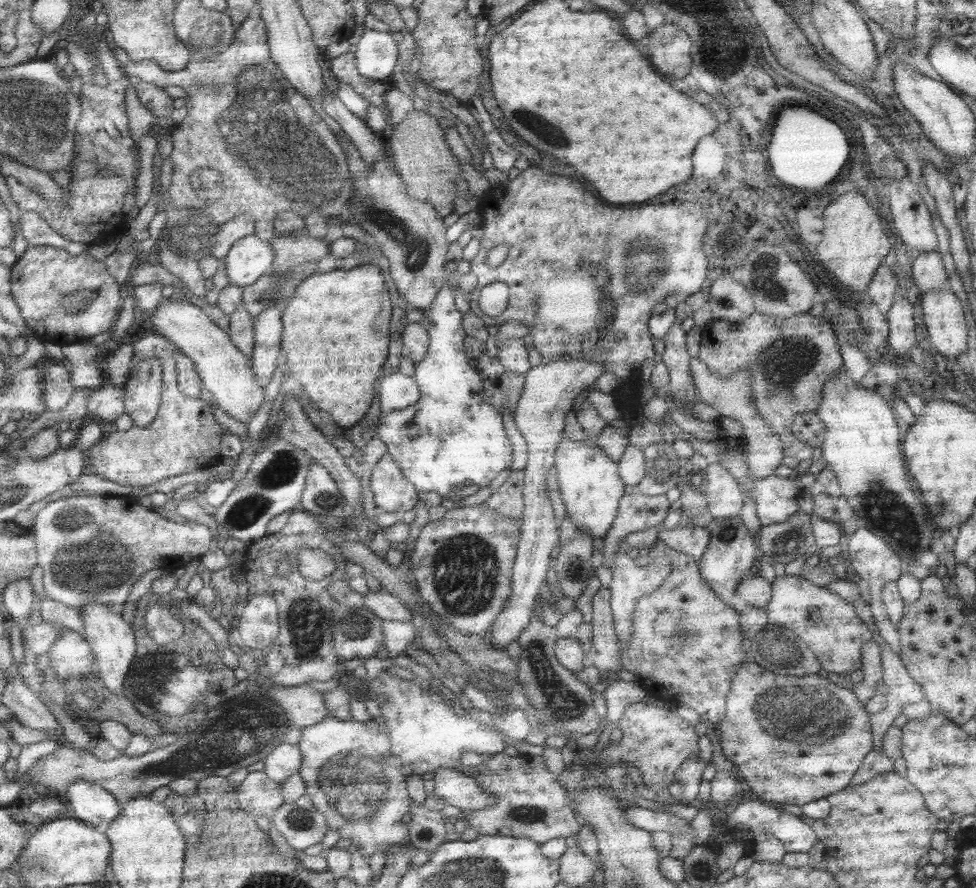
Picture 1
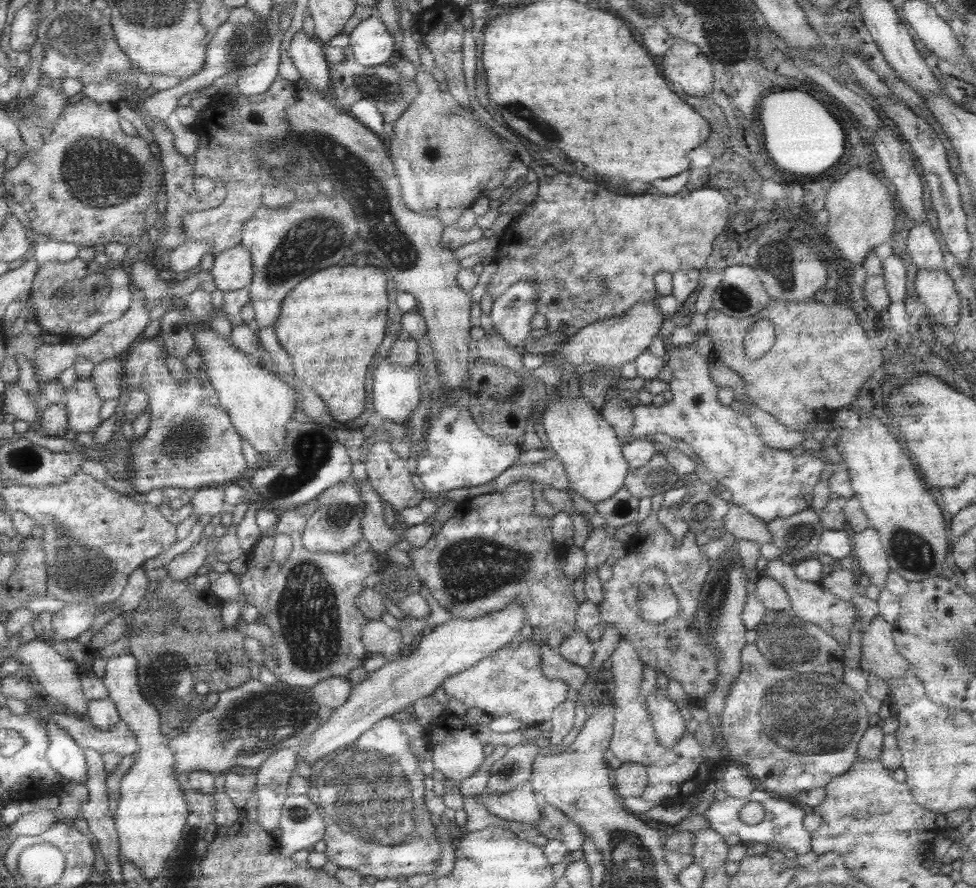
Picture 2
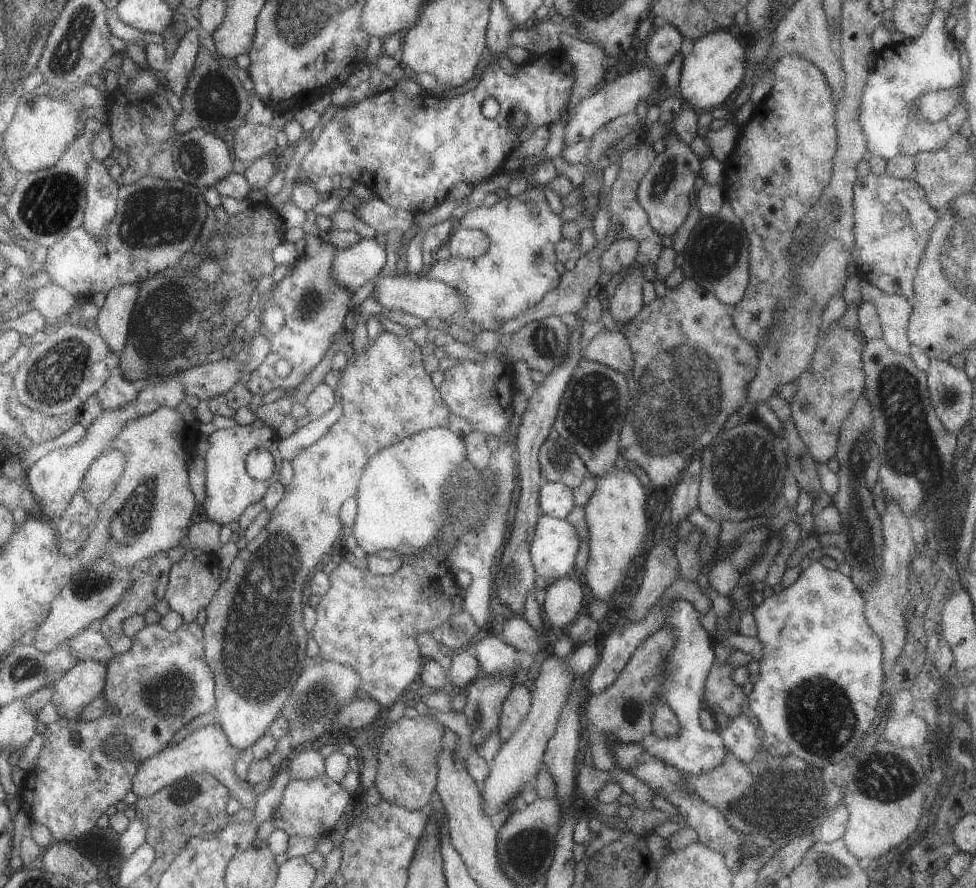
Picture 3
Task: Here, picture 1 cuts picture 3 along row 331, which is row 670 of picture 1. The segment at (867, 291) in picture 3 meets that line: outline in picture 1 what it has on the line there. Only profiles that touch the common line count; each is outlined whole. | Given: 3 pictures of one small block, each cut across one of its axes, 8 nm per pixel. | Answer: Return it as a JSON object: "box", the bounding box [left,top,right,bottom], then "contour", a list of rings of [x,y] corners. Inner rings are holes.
{"box":[869,640,925,750],"contour":[[[879,640],[881,646],[881,670],[883,670],[883,684],[887,686],[887,708],[883,708],[877,714],[871,714],[869,724],[871,724],[871,740],[873,740],[873,750],[881,750],[883,736],[889,726],[893,726],[893,720],[901,716],[901,706],[921,702],[925,698],[921,686],[907,674],[905,664],[901,658],[885,644]]]}

